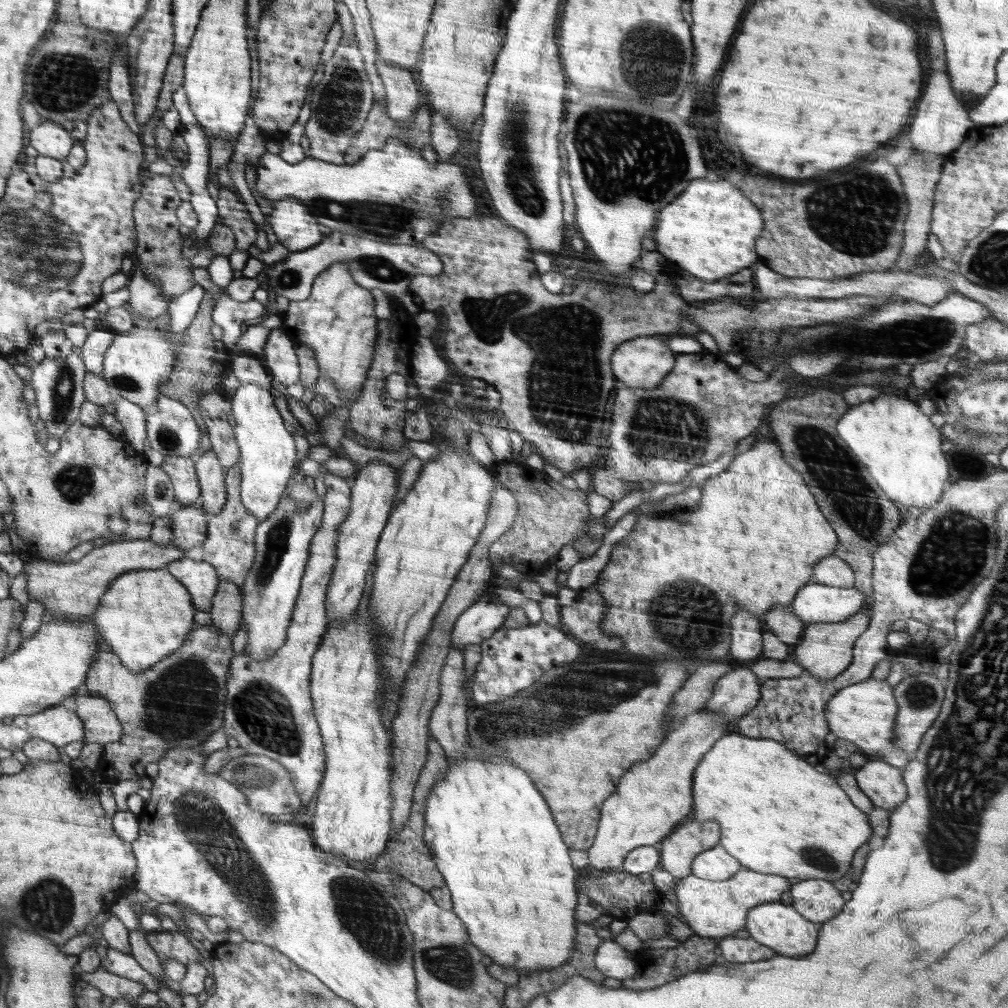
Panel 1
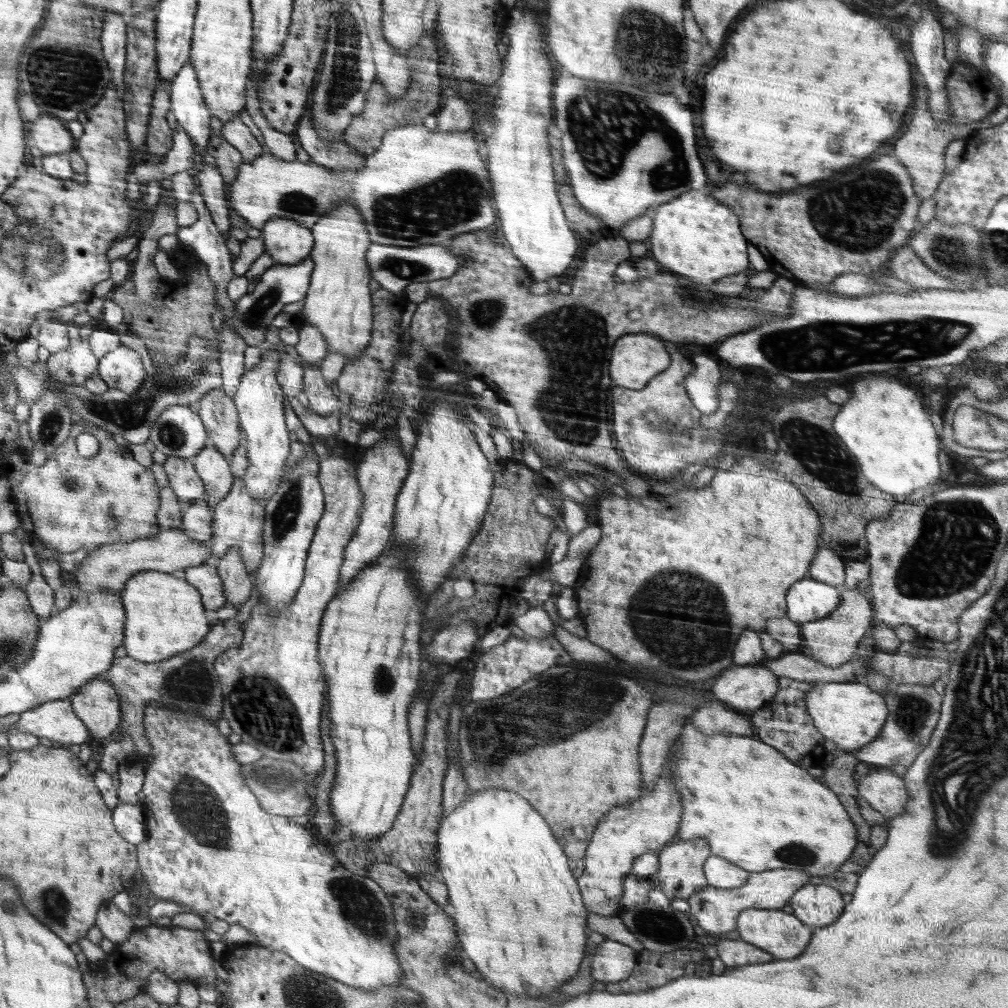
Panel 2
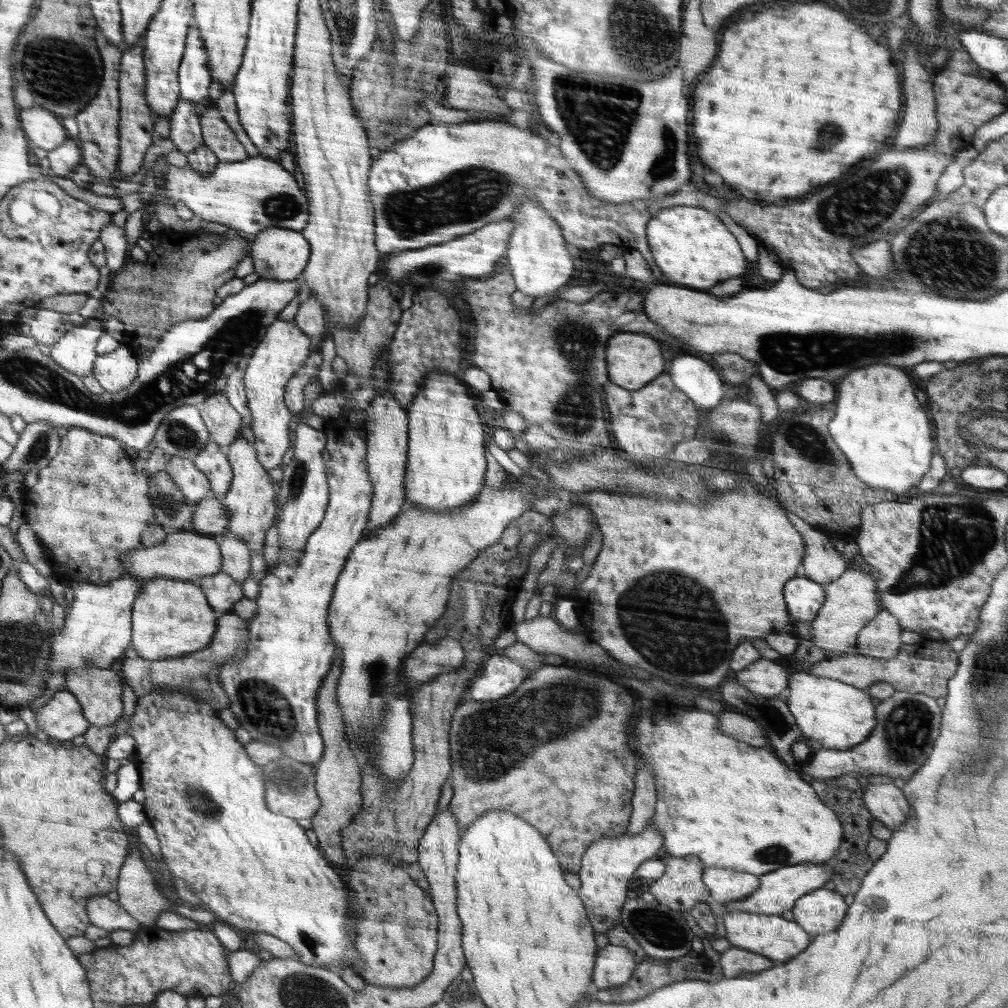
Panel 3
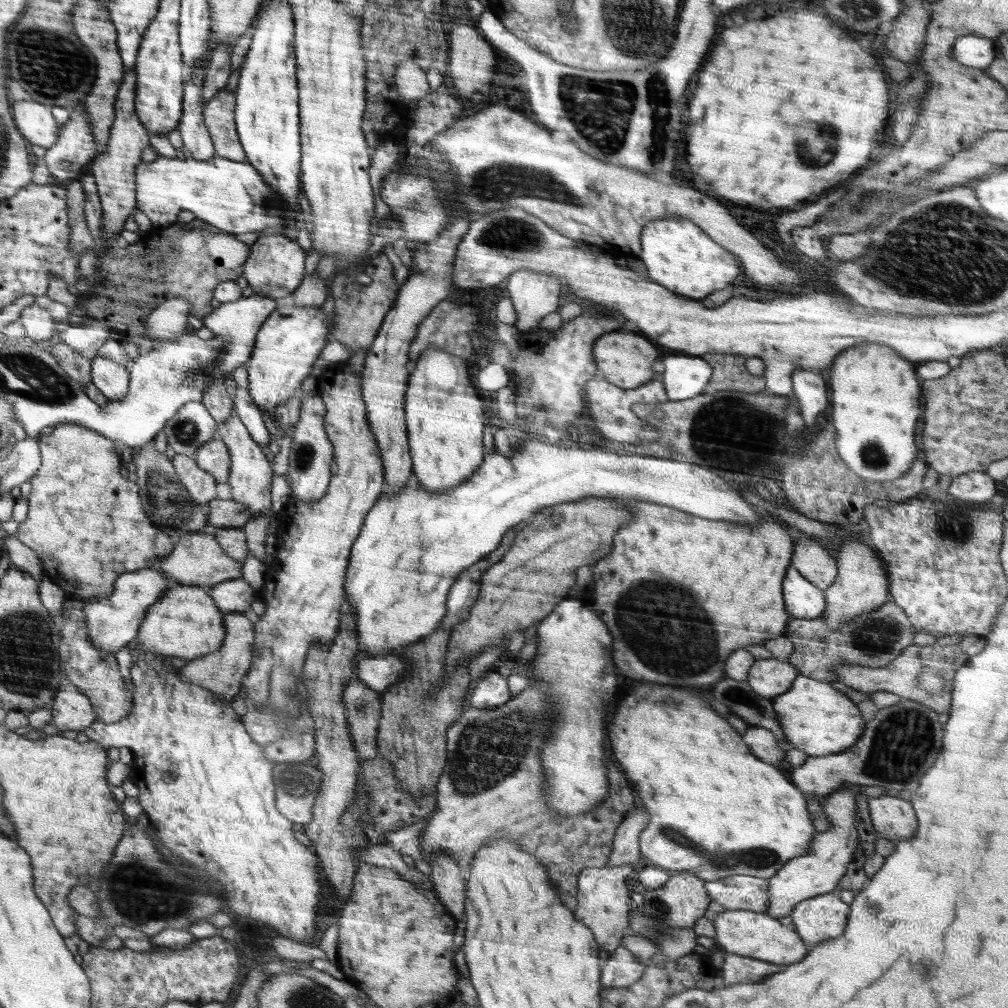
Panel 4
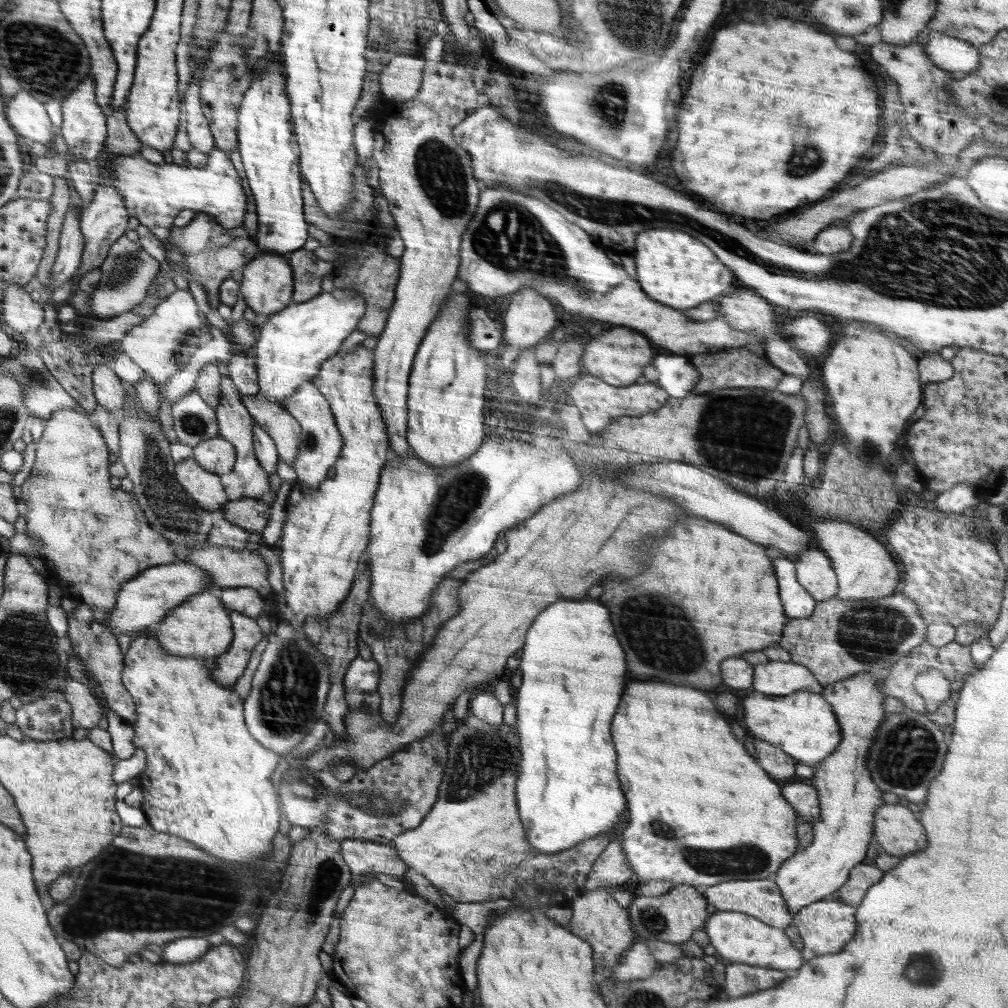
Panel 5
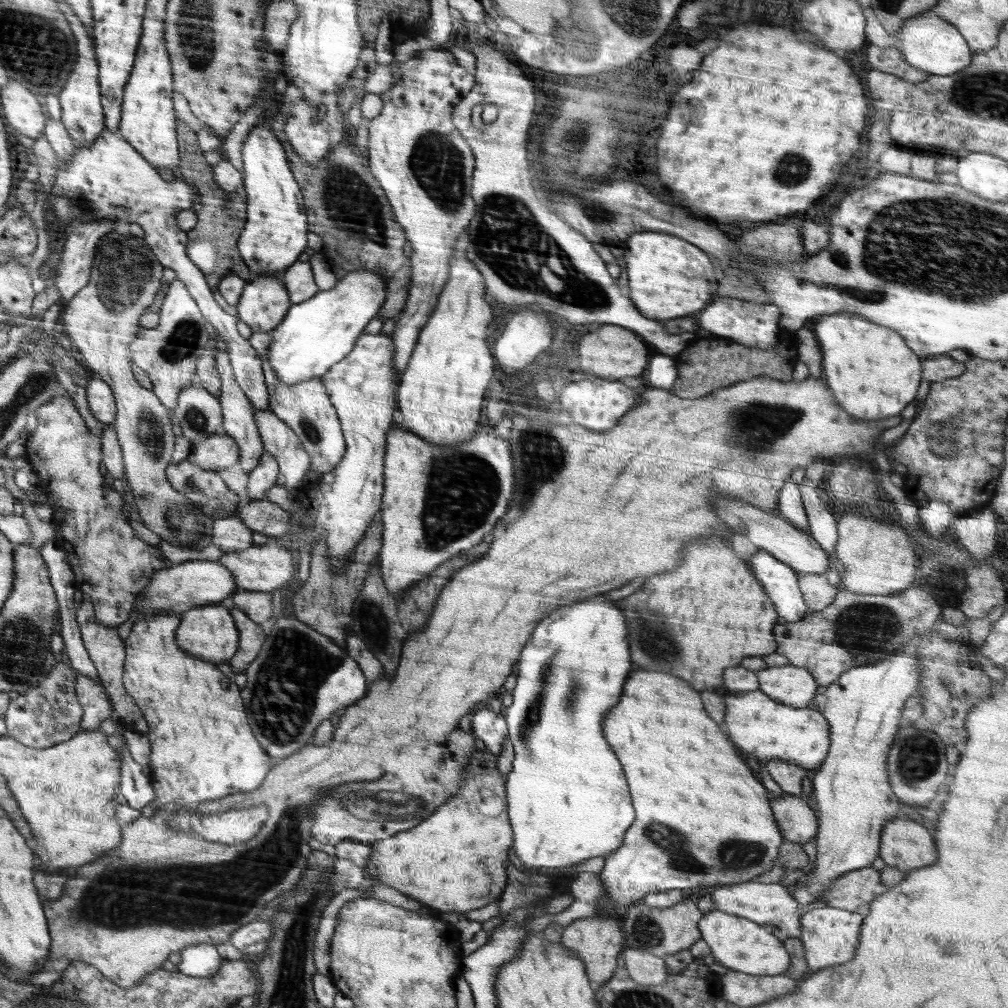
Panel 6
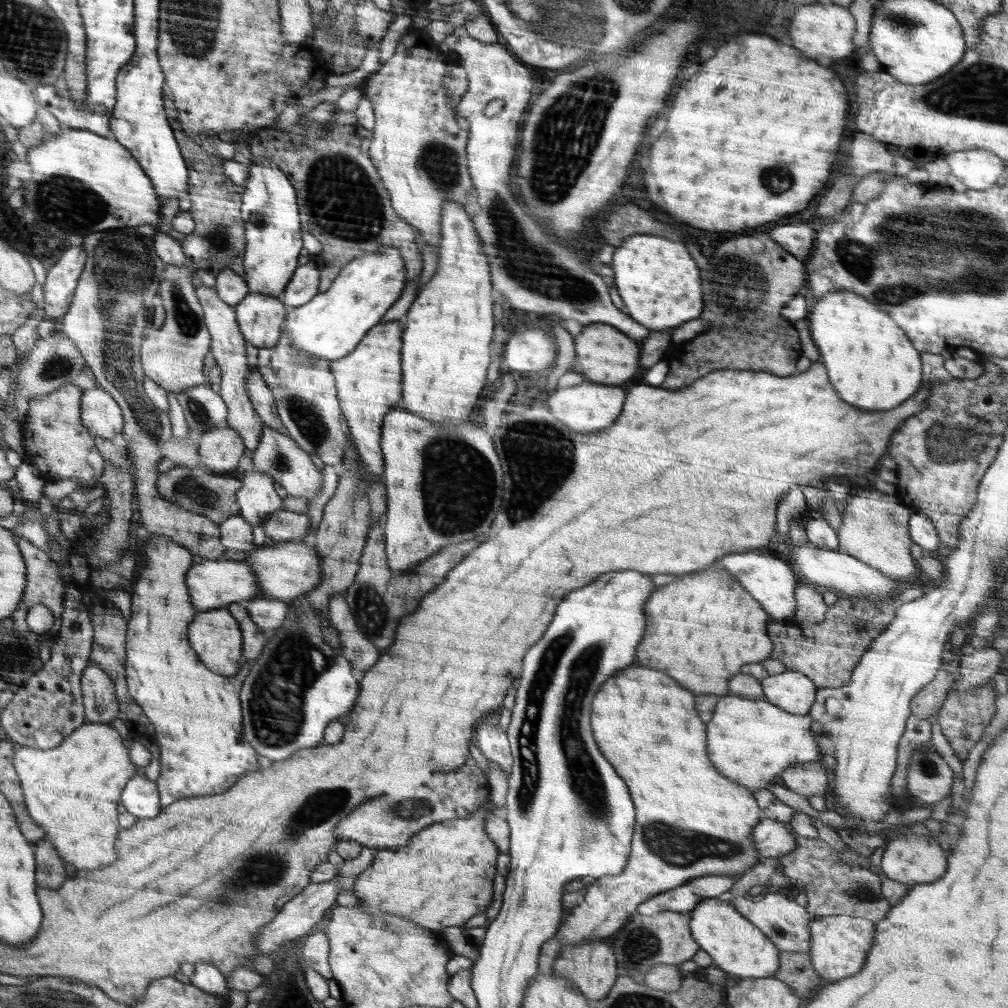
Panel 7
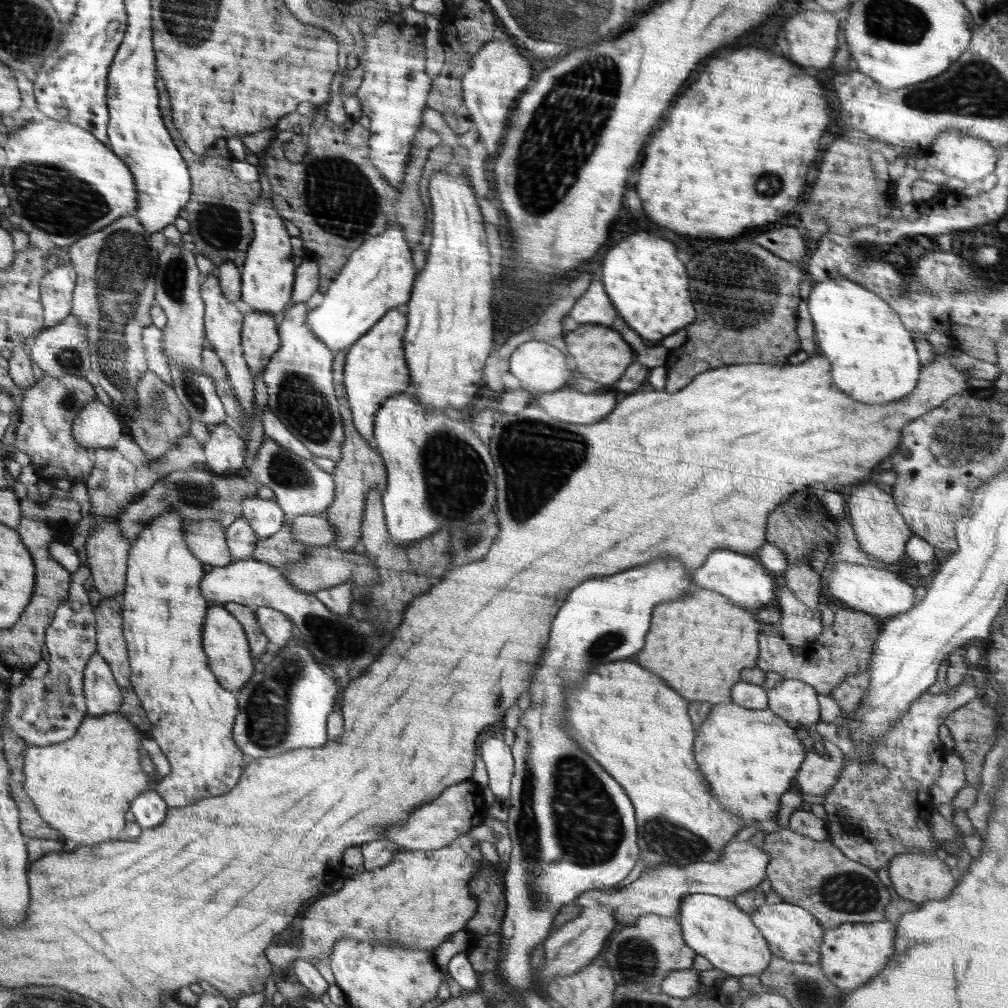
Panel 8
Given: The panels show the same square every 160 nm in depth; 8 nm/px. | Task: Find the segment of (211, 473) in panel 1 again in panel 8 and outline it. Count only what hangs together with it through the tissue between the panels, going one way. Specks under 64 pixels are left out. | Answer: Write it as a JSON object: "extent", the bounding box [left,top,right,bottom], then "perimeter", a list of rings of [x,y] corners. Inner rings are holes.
{"extent":[203,424,246,474],"perimeter":[[[217,424],[211,427],[210,439],[203,445],[203,451],[208,470],[222,474],[242,468],[246,446],[234,430],[226,424]]]}

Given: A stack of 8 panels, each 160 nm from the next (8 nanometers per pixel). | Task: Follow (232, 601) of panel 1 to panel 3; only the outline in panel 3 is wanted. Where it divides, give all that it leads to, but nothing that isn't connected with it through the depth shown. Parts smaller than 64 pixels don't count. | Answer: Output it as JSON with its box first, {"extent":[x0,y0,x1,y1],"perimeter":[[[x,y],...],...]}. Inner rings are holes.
{"extent":[220,530,251,584],"perimeter":[[[226,530],[220,542],[221,571],[242,584],[251,574],[251,550],[241,537]]]}

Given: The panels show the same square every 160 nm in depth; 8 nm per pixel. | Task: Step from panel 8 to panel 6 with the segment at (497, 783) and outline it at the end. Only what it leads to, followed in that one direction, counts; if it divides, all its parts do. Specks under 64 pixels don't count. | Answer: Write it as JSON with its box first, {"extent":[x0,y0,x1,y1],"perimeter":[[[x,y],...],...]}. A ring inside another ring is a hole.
{"extent":[472,708,508,756],"perimeter":[[[488,708],[476,710],[472,716],[472,732],[495,756],[499,756],[503,752],[504,740],[508,736],[504,716],[496,716]]]}

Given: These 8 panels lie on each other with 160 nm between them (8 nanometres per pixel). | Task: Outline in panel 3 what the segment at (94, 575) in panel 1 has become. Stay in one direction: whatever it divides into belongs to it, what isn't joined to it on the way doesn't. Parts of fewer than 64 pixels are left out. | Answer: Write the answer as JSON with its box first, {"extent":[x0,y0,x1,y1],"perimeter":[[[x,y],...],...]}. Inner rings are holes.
{"extent":[120,530,222,584],"perimeter":[[[184,530],[168,534],[162,544],[130,550],[120,558],[120,564],[125,568],[125,574],[134,577],[140,584],[162,576],[193,582],[204,576],[218,574],[221,571],[222,557],[220,545],[213,536]]]}

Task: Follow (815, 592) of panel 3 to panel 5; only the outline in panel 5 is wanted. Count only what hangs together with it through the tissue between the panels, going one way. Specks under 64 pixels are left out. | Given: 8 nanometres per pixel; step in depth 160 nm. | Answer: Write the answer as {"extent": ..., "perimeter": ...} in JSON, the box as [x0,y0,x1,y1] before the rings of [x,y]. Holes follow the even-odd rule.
{"extent":[772,557,817,619],"perimeter":[[[787,557],[772,561],[785,615],[788,619],[809,617],[813,613],[817,601],[798,582],[795,561]]]}

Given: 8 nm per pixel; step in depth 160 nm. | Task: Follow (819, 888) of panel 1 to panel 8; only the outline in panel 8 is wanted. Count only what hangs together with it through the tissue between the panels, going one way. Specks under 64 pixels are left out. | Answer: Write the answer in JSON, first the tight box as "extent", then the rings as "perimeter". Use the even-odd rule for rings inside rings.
{"extent":[818,921,895,992],"perimeter":[[[890,921],[872,923],[850,923],[826,928],[820,945],[821,957],[818,964],[831,984],[844,992],[854,991],[866,984],[886,966],[893,955],[895,925]]]}

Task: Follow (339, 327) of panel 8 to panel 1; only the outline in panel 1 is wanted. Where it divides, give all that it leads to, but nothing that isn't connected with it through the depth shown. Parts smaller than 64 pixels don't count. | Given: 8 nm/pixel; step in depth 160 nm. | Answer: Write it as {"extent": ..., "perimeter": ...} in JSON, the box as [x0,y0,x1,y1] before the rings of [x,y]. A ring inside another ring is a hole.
{"extent":[229,384,296,522],"perimeter":[[[244,384],[229,397],[236,420],[234,436],[240,451],[241,501],[259,522],[276,510],[281,496],[288,492],[290,479],[296,475],[296,444],[286,430],[271,393],[254,384]]]}

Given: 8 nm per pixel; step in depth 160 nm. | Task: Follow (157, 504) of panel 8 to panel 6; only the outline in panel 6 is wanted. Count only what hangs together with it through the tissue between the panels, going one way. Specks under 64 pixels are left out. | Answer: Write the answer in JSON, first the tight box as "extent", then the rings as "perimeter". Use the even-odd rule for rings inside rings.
{"extent":[167,459,240,519],"perimeter":[[[192,459],[170,464],[167,471],[168,480],[182,496],[189,498],[192,504],[200,511],[206,512],[211,519],[220,519],[235,516],[240,506],[238,495],[232,492],[217,471],[203,469]]]}

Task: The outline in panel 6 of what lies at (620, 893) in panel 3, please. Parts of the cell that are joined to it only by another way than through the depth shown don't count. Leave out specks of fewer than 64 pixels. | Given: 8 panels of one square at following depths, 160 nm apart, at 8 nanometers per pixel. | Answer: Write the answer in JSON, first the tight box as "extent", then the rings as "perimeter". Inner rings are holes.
{"extent":[561,915,625,992],"perimeter":[[[604,915],[586,917],[572,921],[562,932],[561,944],[569,948],[577,958],[585,964],[586,976],[590,981],[590,988],[596,992],[600,986],[616,974],[618,966],[616,958],[624,951],[625,936],[621,927],[620,915]]]}

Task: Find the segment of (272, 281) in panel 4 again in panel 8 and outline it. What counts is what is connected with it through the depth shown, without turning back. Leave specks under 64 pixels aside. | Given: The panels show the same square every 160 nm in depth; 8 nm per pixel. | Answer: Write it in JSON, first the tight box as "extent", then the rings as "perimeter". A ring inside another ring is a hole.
{"extent":[242,309,280,377],"perimeter":[[[247,309],[242,327],[242,344],[245,360],[253,370],[254,377],[262,376],[270,357],[279,350],[280,343],[274,314]]]}

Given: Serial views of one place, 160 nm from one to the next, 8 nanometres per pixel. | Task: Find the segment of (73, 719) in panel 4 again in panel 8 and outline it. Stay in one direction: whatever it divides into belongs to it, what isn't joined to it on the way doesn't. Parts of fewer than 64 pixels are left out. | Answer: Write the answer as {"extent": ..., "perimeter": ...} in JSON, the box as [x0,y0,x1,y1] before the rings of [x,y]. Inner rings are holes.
{"extent":[83,653,124,717],"perimeter":[[[94,653],[83,670],[83,691],[87,714],[97,717],[120,710],[124,702],[121,687],[113,676],[112,666]]]}

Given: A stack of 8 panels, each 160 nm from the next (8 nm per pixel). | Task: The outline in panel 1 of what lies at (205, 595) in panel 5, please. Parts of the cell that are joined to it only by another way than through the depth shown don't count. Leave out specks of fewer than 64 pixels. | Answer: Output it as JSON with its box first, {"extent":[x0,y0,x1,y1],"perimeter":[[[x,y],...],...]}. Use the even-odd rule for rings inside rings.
{"extent":[92,567,194,672],"perimeter":[[[166,567],[126,572],[112,582],[92,618],[99,636],[132,672],[142,672],[173,654],[194,628],[189,589]]]}

